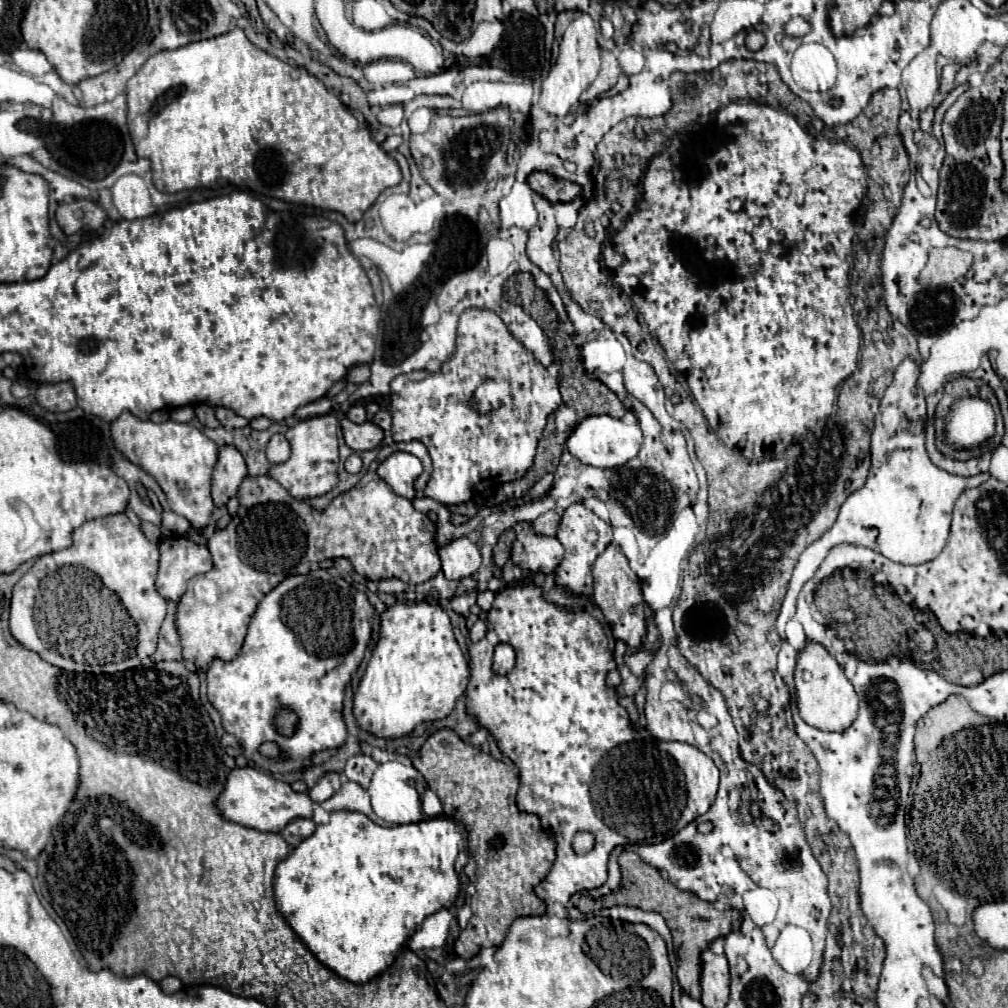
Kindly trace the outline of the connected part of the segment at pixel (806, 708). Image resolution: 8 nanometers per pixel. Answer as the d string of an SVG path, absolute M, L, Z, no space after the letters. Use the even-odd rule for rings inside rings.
M811 641L799 653L795 687L797 687L799 715L811 727L817 727L821 731L845 731L857 719L857 701L859 701L857 693L849 683L849 679L845 677L841 665L819 643Z

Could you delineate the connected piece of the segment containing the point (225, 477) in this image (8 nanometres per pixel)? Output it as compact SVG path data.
M221 447L211 483L211 497L215 507L227 505L227 501L237 495L237 489L245 477L247 467L241 453L235 447Z

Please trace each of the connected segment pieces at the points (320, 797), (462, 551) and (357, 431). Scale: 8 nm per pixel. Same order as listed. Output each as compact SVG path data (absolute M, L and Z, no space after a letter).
M325 773L323 779L309 791L309 797L313 803L323 803L325 799L333 797L341 787L341 775L339 773Z
M459 537L439 549L443 573L447 579L459 581L471 577L481 565L481 553L469 537Z
M347 417L341 419L341 429L343 429L343 439L353 451L367 451L375 449L383 441L383 431L375 423L353 423Z

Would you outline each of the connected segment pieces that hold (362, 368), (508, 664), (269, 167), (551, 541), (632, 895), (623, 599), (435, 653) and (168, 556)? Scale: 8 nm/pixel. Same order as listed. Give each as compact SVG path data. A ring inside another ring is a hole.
M357 365L357 367L351 367L349 373L347 373L347 381L349 383L355 383L355 385L361 385L369 379L369 365Z
M501 643L494 650L493 669L499 675L507 675L513 667L515 667L515 651L509 645Z
M233 29L229 33L223 33L219 37L213 39L205 39L205 41L197 41L197 43L189 43L185 47L173 49L173 51L159 51L153 57L149 57L149 61L137 71L135 77L129 79L129 83L125 83L125 91L127 86L127 125L129 125L129 133L137 151L137 157L145 157L151 161L151 171L153 171L153 185L159 191L165 193L177 193L183 189L199 189L199 187L219 187L223 183L229 185L237 185L237 187L247 187L251 189L255 195L265 195L265 197L275 197L287 203L297 203L297 205L309 205L309 207L319 207L319 209L327 209L327 211L337 211L343 213L345 219L349 223L357 223L363 213L375 203L375 199L379 197L379 193L387 187L393 187L401 181L401 171L399 165L393 157L389 157L369 135L369 131L359 125L359 121L353 117L353 113L349 109L343 107L343 103L339 101L339 97L331 95L327 91L327 87L317 79L311 77L307 73L307 69L303 67L293 67L283 63L281 59L261 51L259 47L255 47L241 29Z
M521 521L513 527L515 541L511 549L511 561L523 571L539 571L549 575L557 569L563 555L563 547L557 537L545 537L533 529L531 523Z
M623 851L619 855L619 867L623 871L621 889L625 891L625 901L627 901L625 905L633 905L643 911L657 911L659 915L663 915L663 919L667 921L667 925L673 933L673 945L677 947L677 957L679 957L677 981L689 997L701 999L701 987L699 987L701 951L705 951L715 937L721 937L721 935L727 935L729 931L733 931L733 923L742 921L741 913L731 909L729 917L727 917L727 913L715 909L713 903L707 903L701 899L693 903L689 893L685 893L685 891L677 889L673 883L665 881L661 877L661 873L655 867L641 861L641 857L637 853Z
M609 545L593 565L593 599L603 611L605 621L611 625L613 637L623 641L631 651L641 645L643 639L643 623L645 623L645 601L637 583L635 573L631 571L627 557L619 547Z
M429 601L415 605L397 603L381 615L381 639L373 649L365 675L353 697L353 715L361 729L377 737L385 739L403 737L411 733L419 723L445 719L453 711L455 701L465 693L467 683L469 683L467 657L463 655L459 643L455 641L449 615L443 611L443 607L433 605Z
M185 537L163 539L159 543L159 551L161 559L155 587L169 601L179 601L187 589L187 581L213 567L209 549Z

